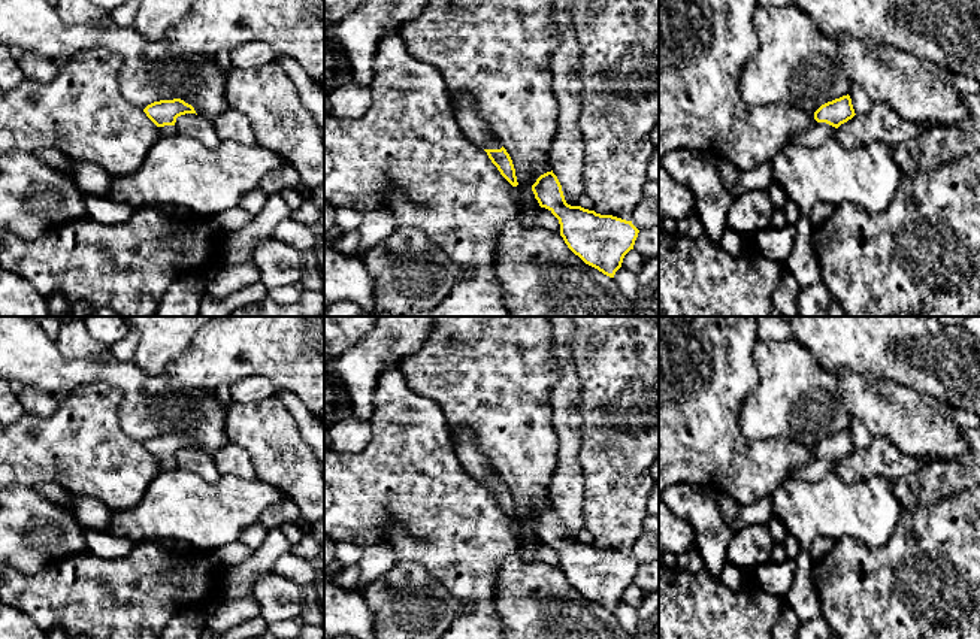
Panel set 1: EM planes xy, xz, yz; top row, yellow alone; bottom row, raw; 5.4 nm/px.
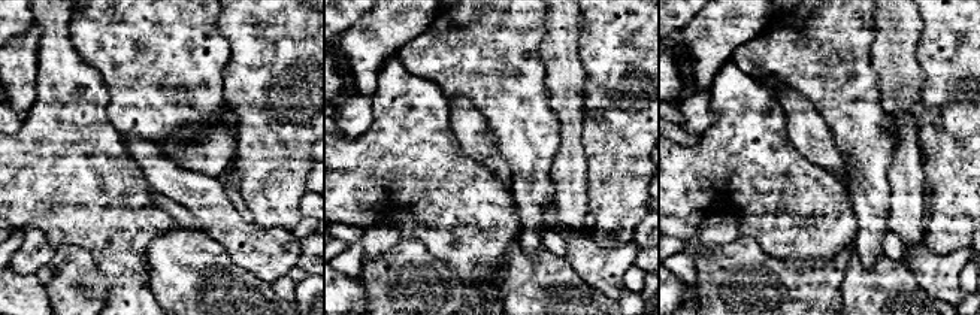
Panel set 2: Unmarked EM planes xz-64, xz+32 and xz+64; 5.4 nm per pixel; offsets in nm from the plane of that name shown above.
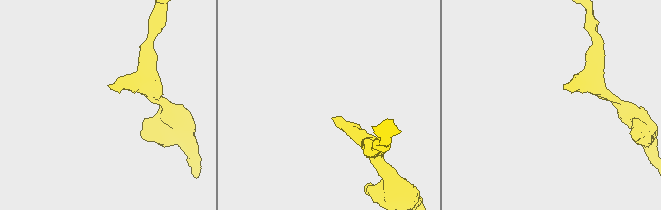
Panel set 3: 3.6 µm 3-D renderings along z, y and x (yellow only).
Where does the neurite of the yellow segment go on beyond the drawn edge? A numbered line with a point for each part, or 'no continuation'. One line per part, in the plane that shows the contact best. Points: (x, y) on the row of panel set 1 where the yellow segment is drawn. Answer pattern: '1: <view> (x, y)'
1: yz (817, 133)

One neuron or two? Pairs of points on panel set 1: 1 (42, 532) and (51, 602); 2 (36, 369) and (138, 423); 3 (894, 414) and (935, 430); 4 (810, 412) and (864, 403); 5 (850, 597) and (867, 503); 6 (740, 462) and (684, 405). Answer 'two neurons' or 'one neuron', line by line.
1: two neurons
2: one neuron
3: one neuron
4: two neurons
5: two neurons
6: one neuron

